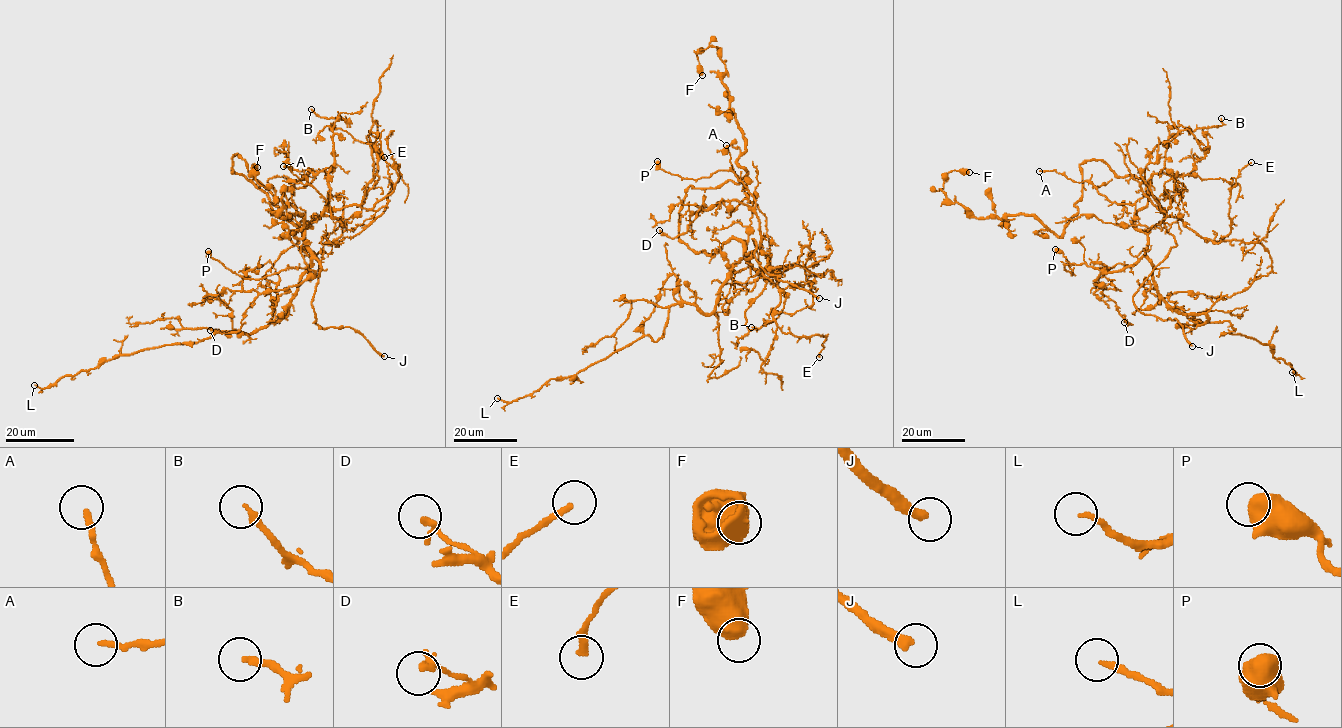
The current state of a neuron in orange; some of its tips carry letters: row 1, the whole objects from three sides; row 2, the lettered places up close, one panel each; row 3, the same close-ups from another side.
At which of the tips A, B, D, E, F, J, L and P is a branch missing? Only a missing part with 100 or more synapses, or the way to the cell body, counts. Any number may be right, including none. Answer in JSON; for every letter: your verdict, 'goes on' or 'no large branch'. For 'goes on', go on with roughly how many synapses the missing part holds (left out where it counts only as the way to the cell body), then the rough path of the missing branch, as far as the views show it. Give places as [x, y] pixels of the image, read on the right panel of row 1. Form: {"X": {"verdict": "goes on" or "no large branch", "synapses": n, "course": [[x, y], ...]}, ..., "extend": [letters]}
{"A": {"verdict": "no large branch"}, "B": {"verdict": "no large branch"}, "D": {"verdict": "no large branch"}, "E": {"verdict": "no large branch"}, "F": {"verdict": "no large branch"}, "J": {"verdict": "goes on", "course": [[1192, 346], [1200, 350], [1200, 369]]}, "L": {"verdict": "no large branch"}, "P": {"verdict": "no large branch"}, "extend": ["J"]}

